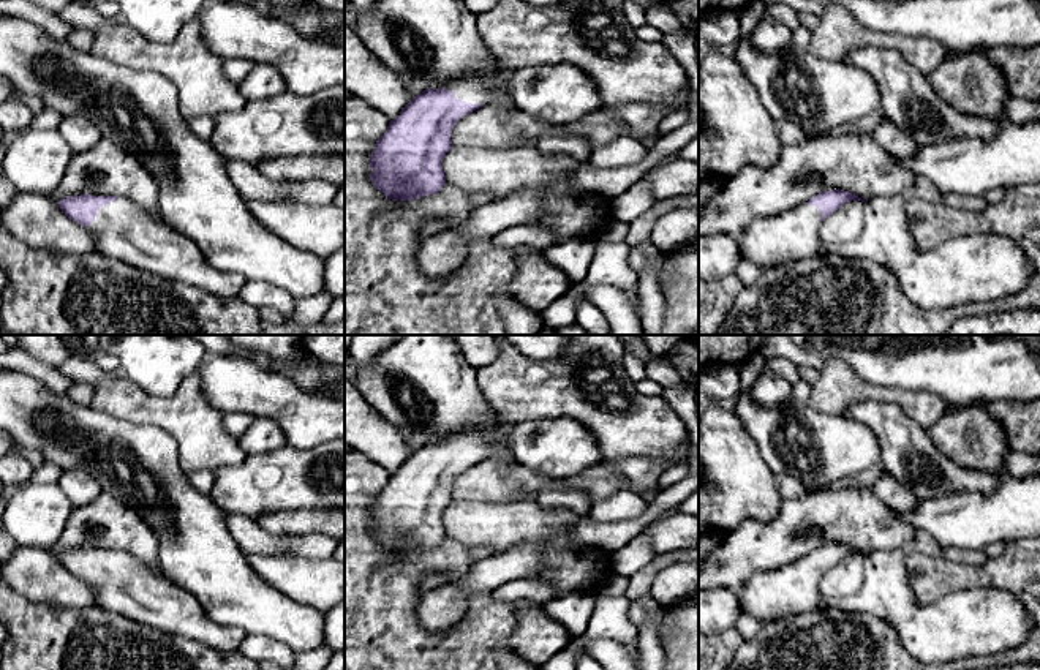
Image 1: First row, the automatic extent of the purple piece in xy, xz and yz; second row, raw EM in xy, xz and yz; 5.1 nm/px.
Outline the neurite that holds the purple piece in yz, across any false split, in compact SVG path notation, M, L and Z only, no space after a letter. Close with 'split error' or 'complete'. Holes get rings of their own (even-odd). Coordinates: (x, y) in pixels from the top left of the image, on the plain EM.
M842 544L822 545L808 556L776 570L756 574L738 594L743 615L765 623L814 608L841 608L861 612L890 623L906 651L925 664L942 664L956 659L978 657L1008 651L1026 642L1032 629L1032 616L1016 597L999 588L966 588L948 593L931 604L918 604L906 570L907 548L874 550L868 555ZM849 555L861 555L865 582L853 597L827 599L820 593L820 578Z; split error

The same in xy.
M79 548L55 558L95 588L100 608L221 651L239 651L247 635L240 627L212 621L188 589L128 553Z; split error

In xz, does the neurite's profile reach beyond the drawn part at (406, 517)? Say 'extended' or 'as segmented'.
extended

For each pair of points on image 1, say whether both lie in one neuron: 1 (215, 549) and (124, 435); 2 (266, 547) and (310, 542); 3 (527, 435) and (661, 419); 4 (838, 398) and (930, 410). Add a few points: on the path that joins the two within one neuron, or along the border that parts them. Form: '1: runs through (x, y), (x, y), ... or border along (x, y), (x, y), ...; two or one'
1: runs through (187, 520), (169, 492), (169, 484), (150, 463); one
2: runs through (277, 544), (299, 544); one
3: border along (549, 417), (576, 417), (593, 435), (604, 457); two
4: runs through (860, 392), (889, 394), (908, 400); one

